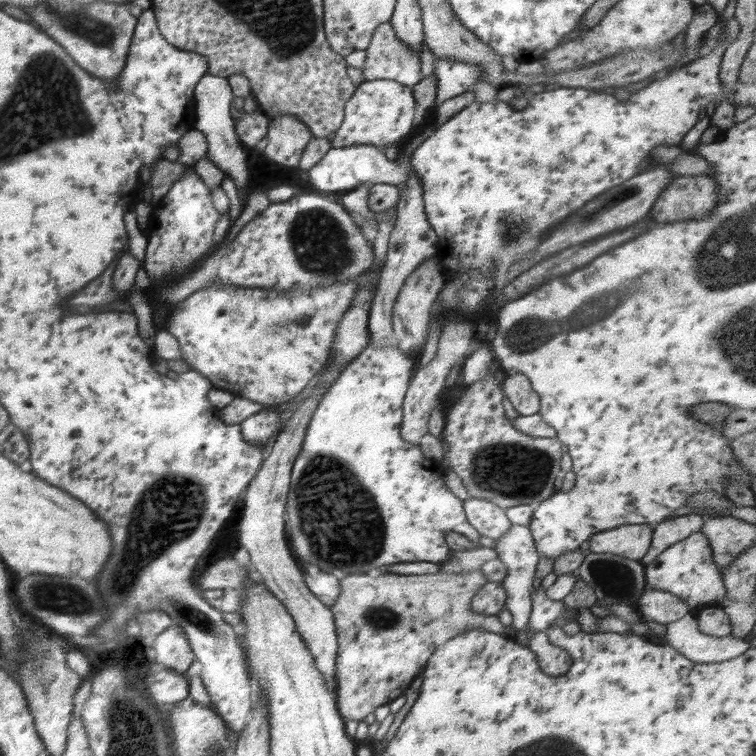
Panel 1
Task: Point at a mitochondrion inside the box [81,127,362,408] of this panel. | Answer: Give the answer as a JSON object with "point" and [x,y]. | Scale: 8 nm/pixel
{"point":[320,245]}

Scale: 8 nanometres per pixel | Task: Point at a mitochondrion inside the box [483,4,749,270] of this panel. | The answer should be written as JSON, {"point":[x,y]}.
{"point":[607,203]}

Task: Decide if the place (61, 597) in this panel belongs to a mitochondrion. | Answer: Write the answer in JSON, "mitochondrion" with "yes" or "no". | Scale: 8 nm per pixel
{"mitochondrion":"yes"}

